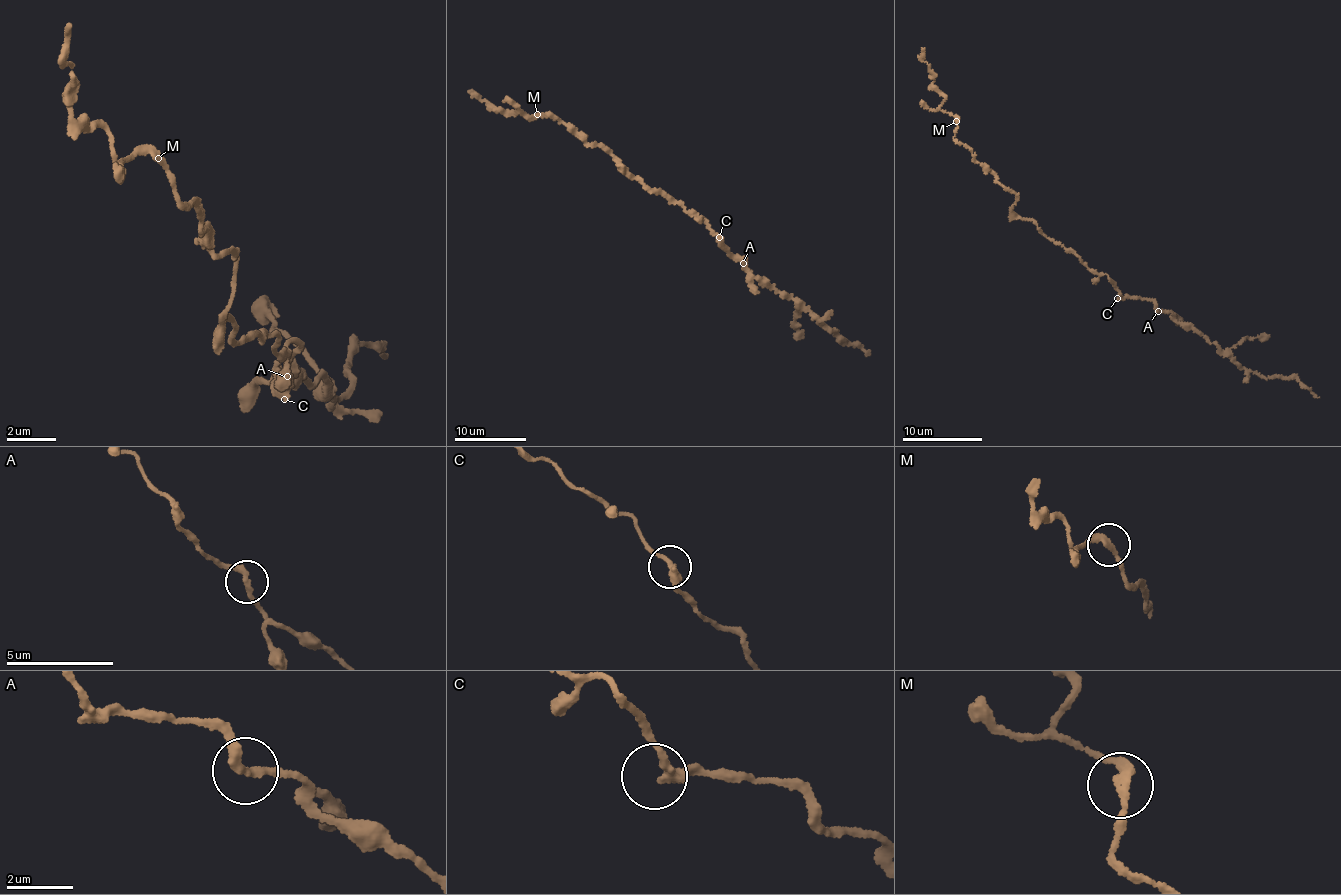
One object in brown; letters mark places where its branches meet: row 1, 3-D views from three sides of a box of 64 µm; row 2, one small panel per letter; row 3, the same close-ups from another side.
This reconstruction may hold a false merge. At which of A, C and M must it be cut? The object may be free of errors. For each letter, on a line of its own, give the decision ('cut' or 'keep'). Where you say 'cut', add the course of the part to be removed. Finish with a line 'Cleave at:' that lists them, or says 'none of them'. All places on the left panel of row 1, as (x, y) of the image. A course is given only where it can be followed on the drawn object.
A: keep
C: keep
M: keep
Cleave at: none of them

